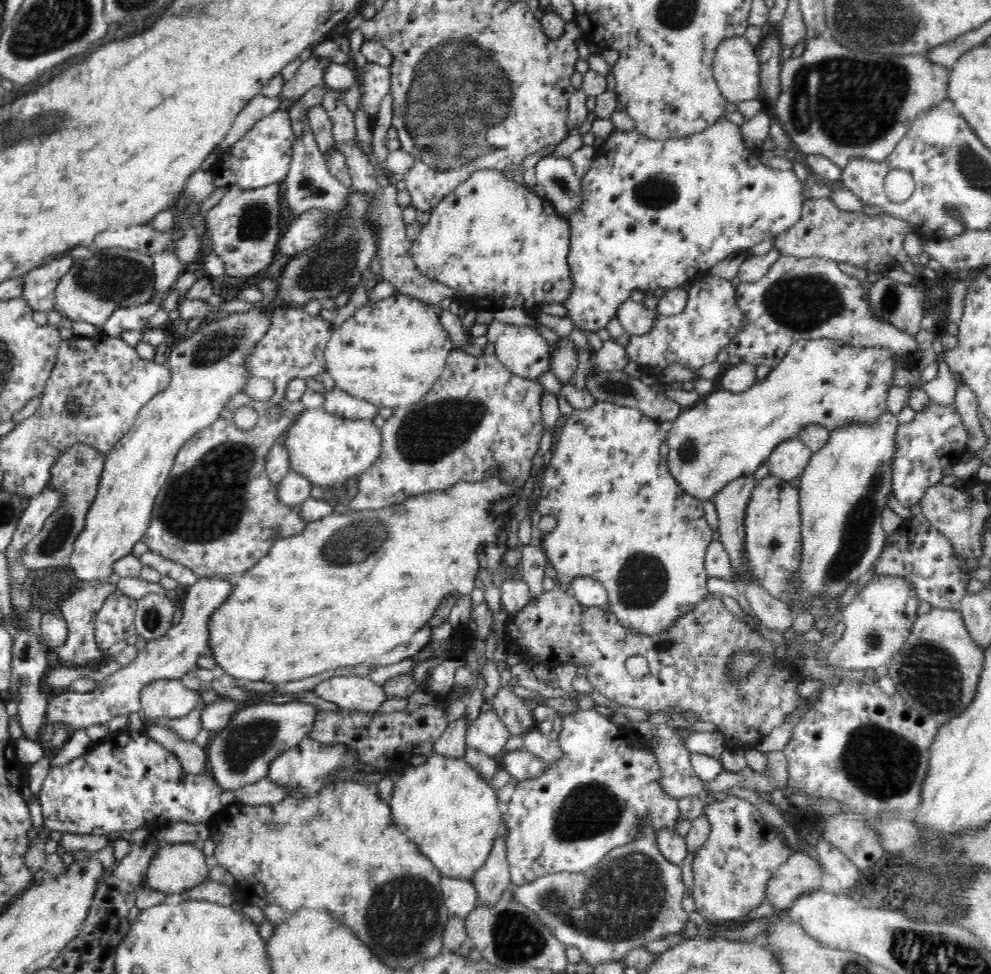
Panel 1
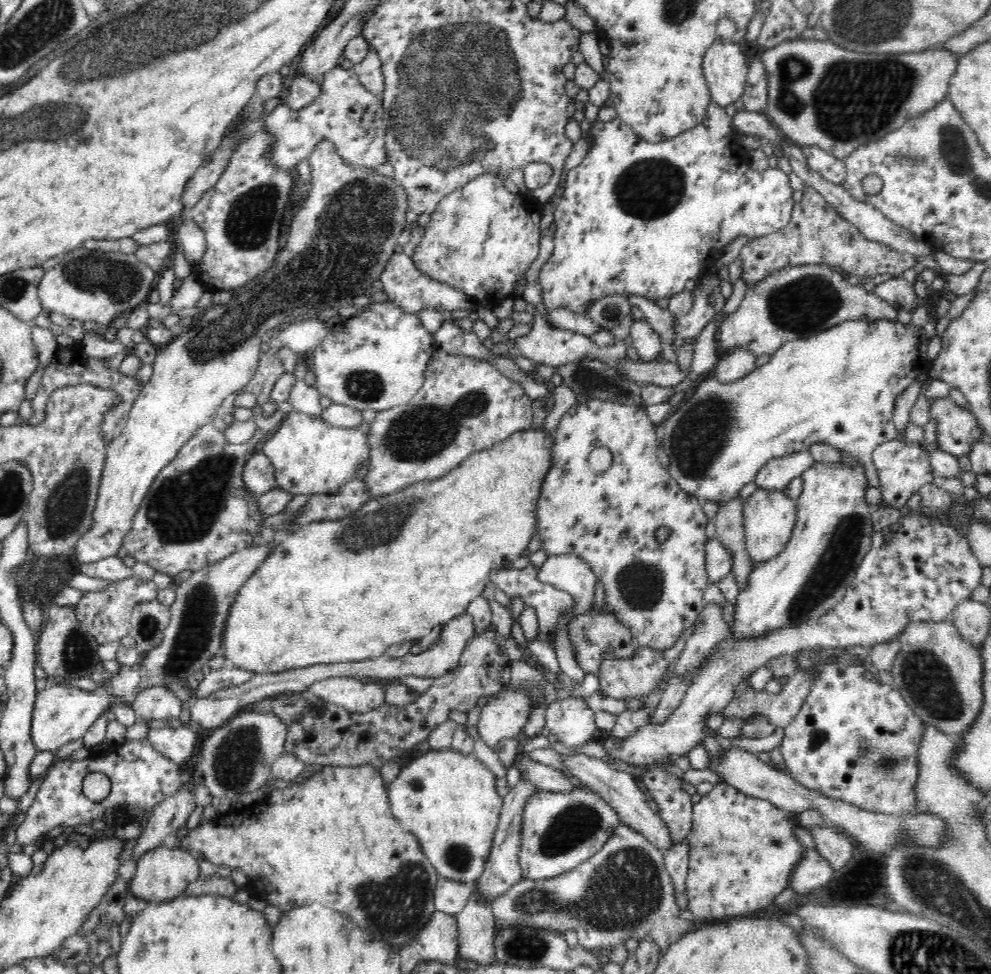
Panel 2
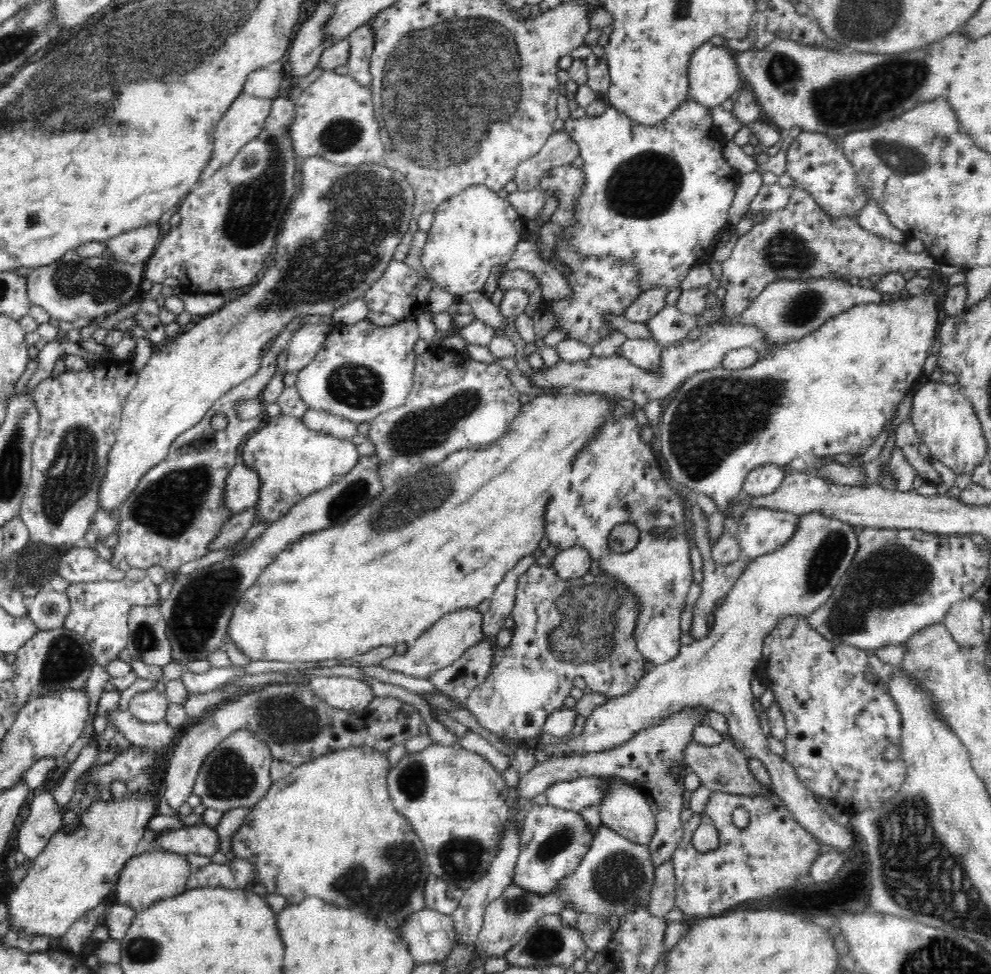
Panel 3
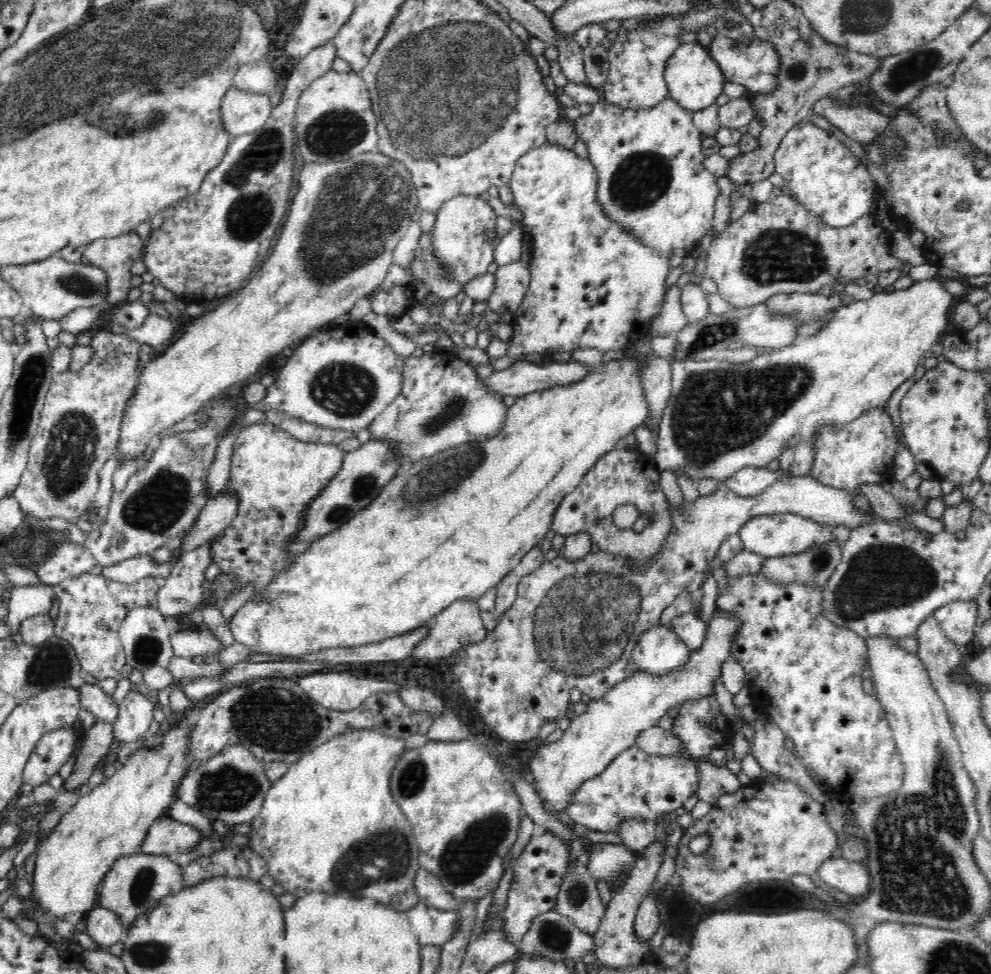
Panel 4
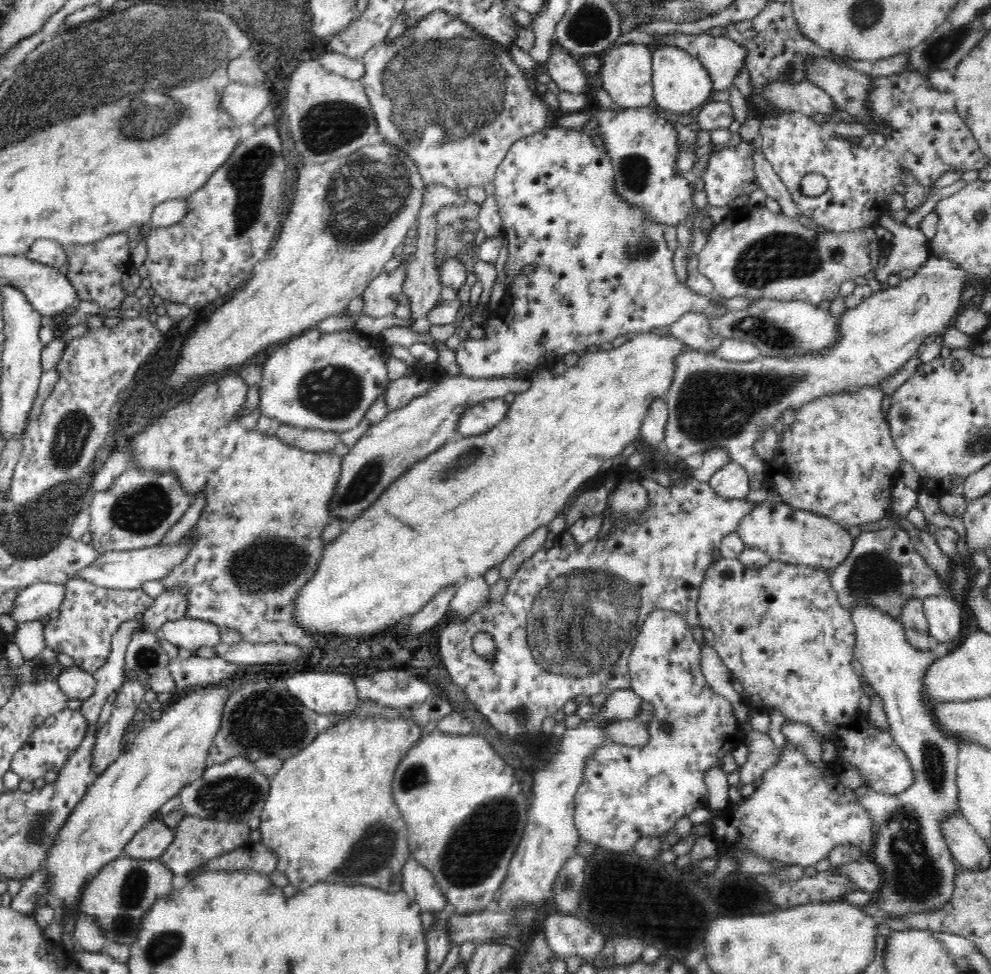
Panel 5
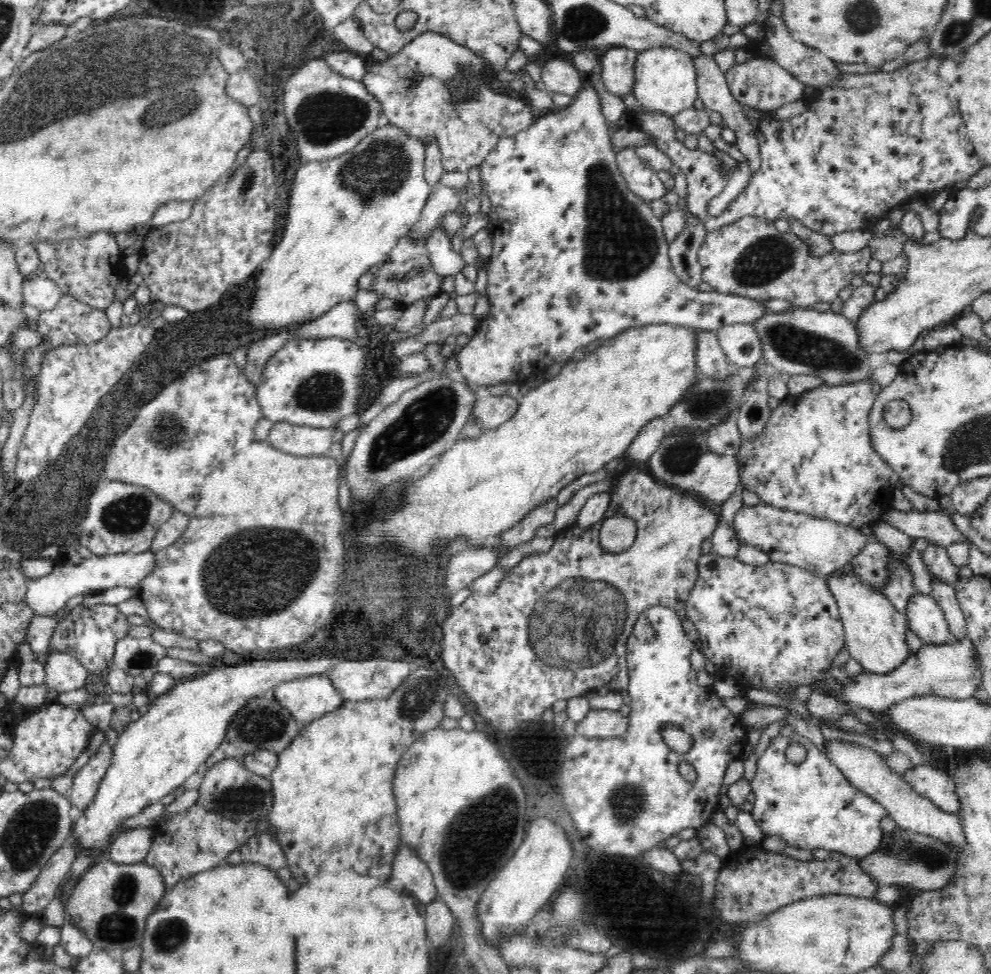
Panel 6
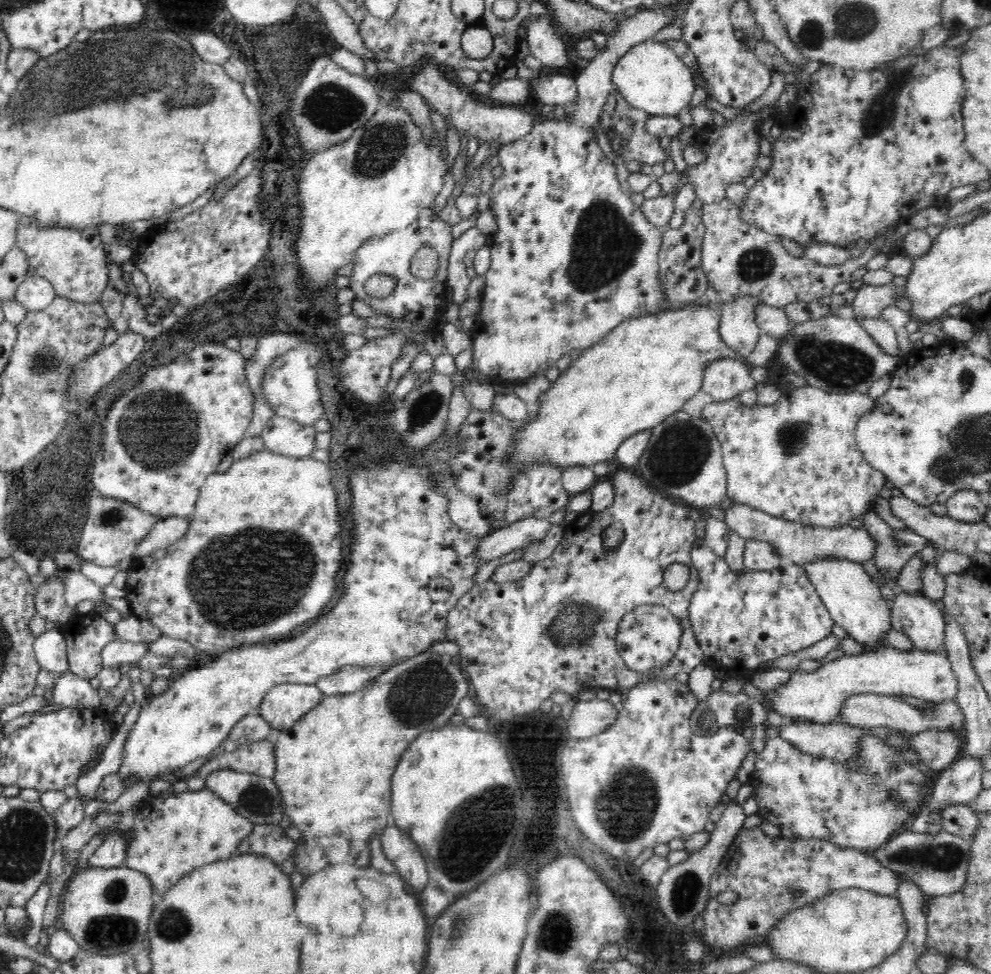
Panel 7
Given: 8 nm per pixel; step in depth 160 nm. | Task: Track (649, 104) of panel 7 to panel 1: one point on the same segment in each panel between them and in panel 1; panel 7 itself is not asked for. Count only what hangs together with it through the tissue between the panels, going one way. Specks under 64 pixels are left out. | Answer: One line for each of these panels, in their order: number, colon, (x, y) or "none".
1: (735, 68)
2: (725, 67)
3: (712, 76)
4: (693, 80)
5: (680, 82)
6: (665, 79)

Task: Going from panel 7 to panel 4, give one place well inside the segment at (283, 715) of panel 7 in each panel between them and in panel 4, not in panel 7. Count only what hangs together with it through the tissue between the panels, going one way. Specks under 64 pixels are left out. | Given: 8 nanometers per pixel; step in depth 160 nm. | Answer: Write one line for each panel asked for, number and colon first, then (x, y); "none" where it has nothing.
4: (341, 691)
5: (327, 692)
6: (307, 699)

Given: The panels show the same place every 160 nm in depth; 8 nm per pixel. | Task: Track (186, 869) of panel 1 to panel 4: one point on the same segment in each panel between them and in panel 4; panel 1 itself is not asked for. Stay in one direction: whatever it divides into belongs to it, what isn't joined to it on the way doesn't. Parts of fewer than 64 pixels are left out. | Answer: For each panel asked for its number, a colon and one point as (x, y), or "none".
2: (162, 874)
3: (154, 875)
4: (135, 882)

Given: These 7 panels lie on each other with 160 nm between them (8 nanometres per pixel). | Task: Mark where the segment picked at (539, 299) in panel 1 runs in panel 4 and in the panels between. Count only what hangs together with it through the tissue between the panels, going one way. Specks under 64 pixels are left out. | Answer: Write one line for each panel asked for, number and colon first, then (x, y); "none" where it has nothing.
2: (480, 238)
3: (472, 233)
4: (464, 225)

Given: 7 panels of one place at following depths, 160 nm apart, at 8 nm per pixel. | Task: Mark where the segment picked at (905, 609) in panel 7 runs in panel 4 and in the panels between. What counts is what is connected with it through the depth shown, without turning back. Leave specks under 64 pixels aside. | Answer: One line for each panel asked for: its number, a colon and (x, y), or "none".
4: (957, 619)
5: (944, 614)
6: (925, 617)

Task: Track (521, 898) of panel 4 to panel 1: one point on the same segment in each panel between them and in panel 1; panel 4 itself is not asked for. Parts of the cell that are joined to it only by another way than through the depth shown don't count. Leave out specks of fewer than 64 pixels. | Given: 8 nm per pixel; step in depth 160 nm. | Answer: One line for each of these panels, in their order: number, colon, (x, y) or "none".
1: (588, 802)
2: (559, 831)
3: (552, 842)

